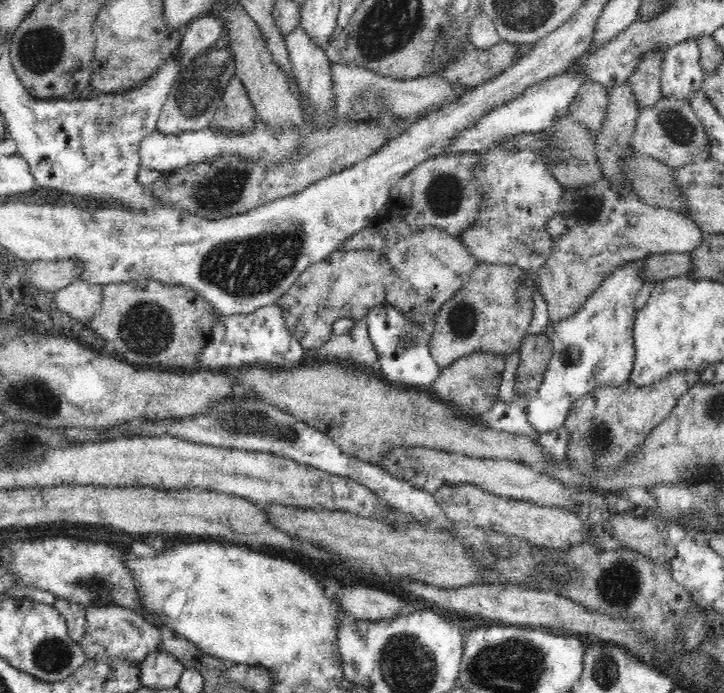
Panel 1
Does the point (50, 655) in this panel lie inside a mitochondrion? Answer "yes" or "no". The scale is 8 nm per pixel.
yes

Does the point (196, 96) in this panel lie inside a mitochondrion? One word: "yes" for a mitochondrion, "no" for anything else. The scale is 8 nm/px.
yes

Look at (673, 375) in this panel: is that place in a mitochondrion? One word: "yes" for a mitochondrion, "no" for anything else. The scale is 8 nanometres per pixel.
no

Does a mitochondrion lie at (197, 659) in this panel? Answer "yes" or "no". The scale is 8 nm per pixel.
no

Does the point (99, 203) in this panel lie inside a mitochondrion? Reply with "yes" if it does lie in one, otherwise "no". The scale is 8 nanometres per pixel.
no

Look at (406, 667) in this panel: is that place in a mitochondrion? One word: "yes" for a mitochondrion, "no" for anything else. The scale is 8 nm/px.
yes

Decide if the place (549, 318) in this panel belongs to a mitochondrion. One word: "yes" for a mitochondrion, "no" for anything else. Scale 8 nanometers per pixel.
no

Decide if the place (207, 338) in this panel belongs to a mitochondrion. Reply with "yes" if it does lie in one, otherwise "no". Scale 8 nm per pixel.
no

